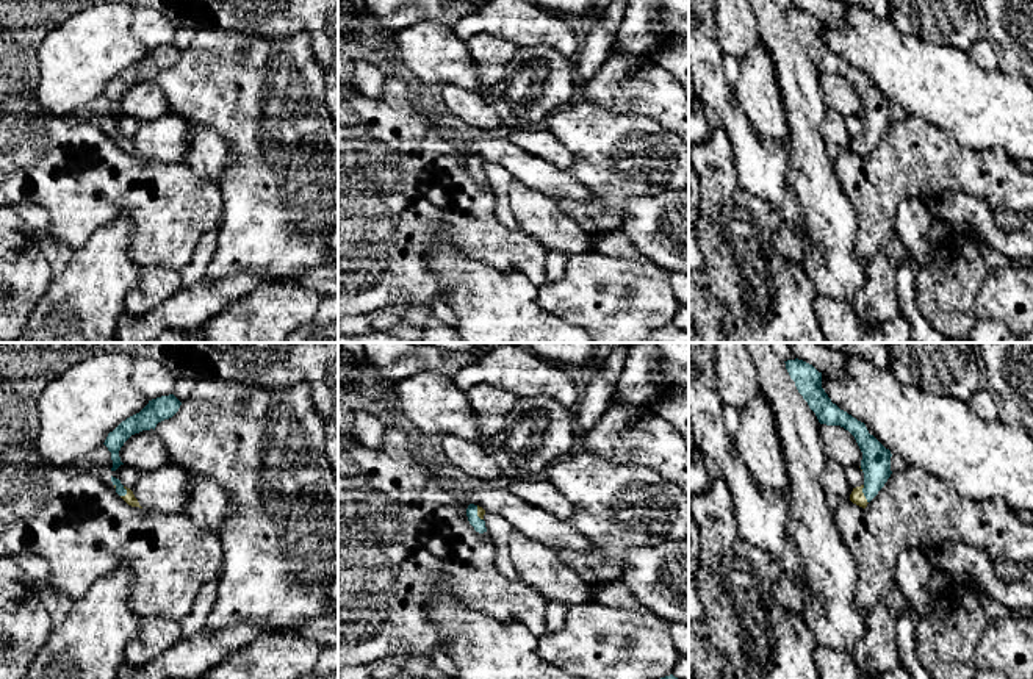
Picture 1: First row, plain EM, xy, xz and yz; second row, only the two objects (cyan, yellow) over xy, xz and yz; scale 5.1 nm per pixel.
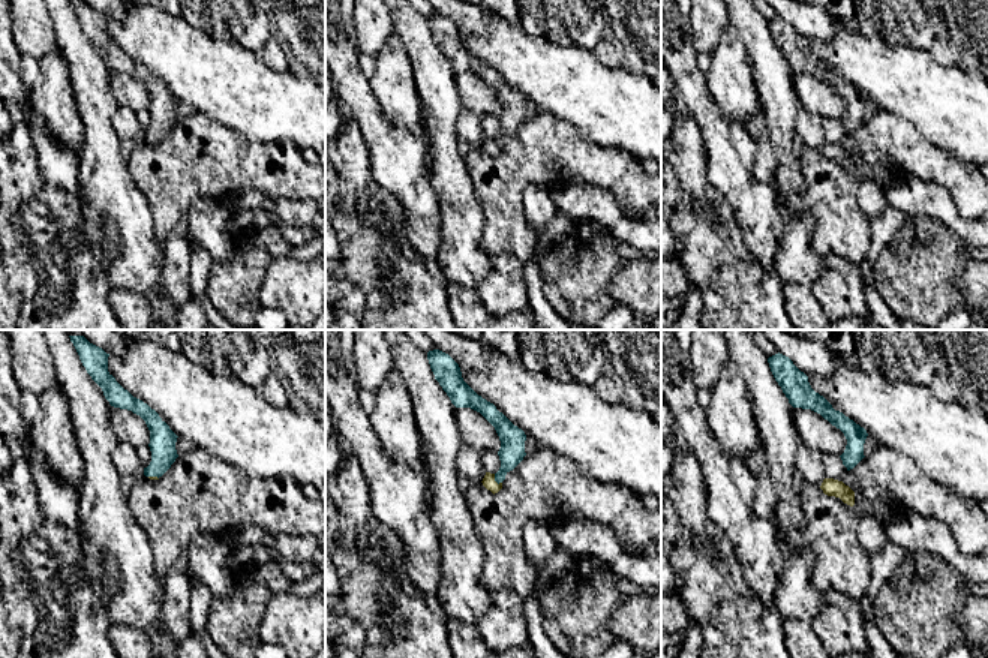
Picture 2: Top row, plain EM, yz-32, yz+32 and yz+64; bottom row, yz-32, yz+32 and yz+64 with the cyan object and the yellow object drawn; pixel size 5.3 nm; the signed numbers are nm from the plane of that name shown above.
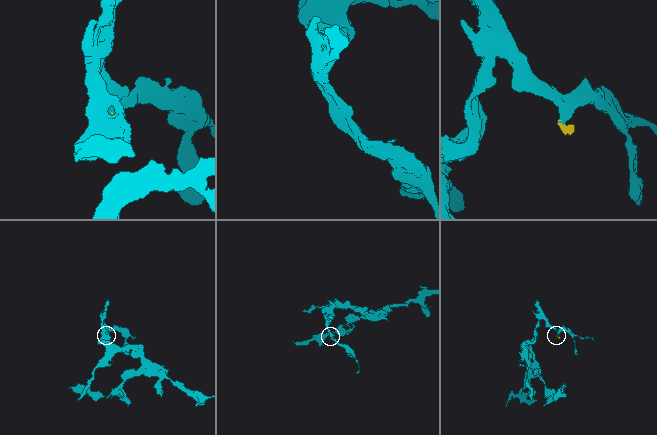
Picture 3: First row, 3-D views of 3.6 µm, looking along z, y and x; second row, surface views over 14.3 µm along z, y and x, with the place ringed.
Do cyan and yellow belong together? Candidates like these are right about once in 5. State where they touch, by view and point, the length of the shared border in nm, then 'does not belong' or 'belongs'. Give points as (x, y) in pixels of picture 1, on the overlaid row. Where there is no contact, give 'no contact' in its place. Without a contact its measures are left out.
contact yz (864, 495); length 100 nm; belongs

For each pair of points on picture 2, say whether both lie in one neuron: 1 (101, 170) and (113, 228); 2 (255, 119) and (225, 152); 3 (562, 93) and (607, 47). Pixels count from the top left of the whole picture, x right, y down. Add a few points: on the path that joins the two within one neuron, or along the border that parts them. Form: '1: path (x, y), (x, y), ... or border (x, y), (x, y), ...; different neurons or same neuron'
1: path (107, 185), (113, 200), (113, 213); same neuron
2: border (210, 117), (251, 141), (276, 143); different neurons
3: border (594, 50), (609, 66), (619, 66), (622, 63); different neurons

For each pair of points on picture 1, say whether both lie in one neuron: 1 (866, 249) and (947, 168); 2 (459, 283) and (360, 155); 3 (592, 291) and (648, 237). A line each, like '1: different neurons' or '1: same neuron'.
1: same neuron
2: different neurons
3: different neurons

